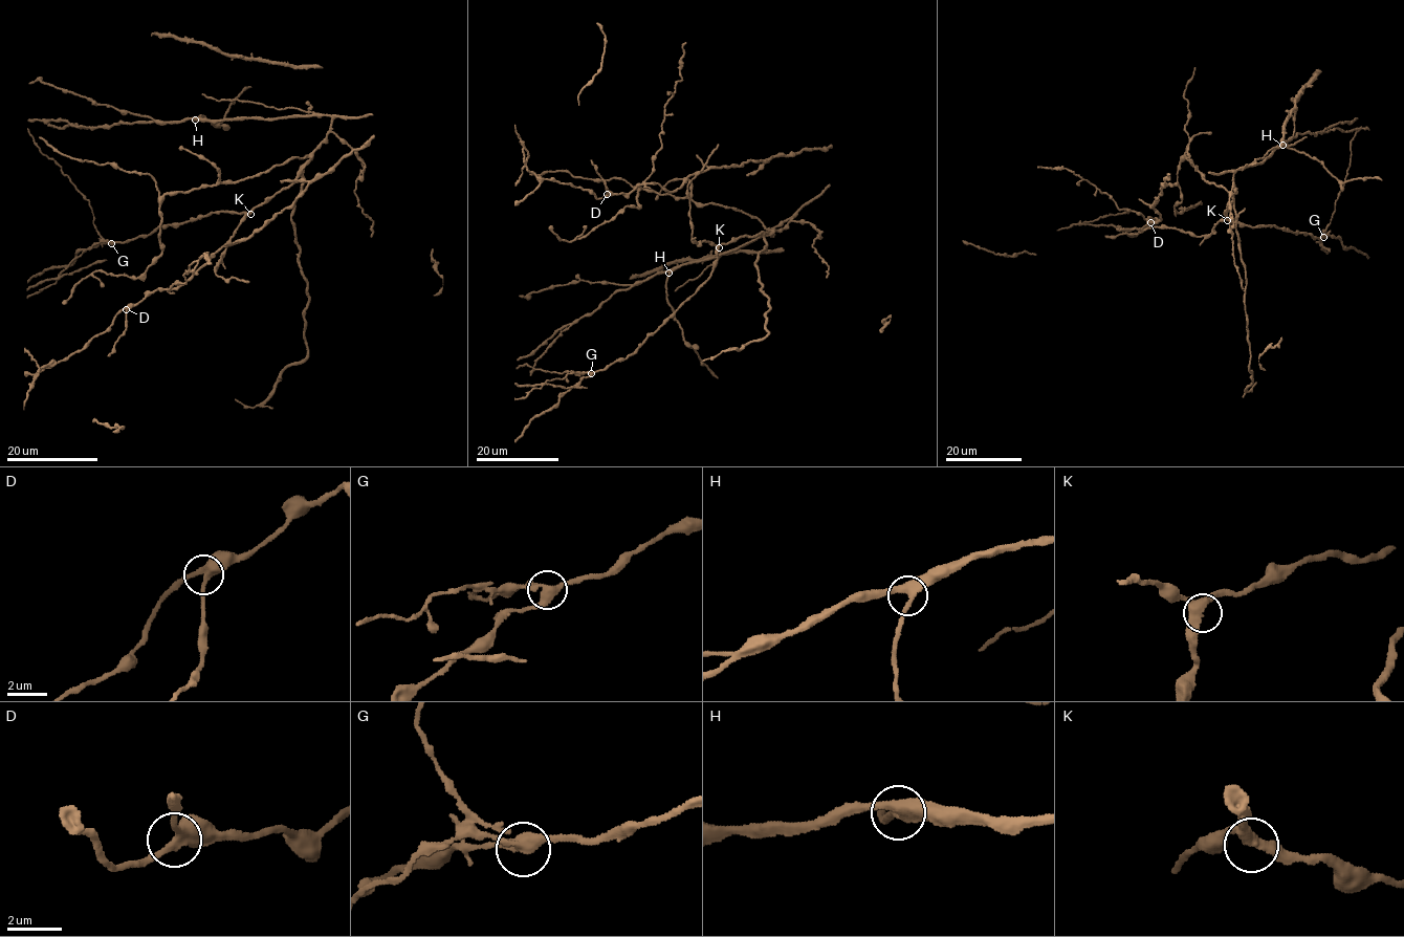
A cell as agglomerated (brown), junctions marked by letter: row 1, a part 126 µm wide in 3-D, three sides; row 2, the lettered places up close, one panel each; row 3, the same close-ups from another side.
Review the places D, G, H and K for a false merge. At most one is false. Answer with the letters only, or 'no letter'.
G

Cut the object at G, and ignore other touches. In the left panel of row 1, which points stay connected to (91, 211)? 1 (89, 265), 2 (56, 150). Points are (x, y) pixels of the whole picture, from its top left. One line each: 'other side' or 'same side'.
1: same side
2: other side

